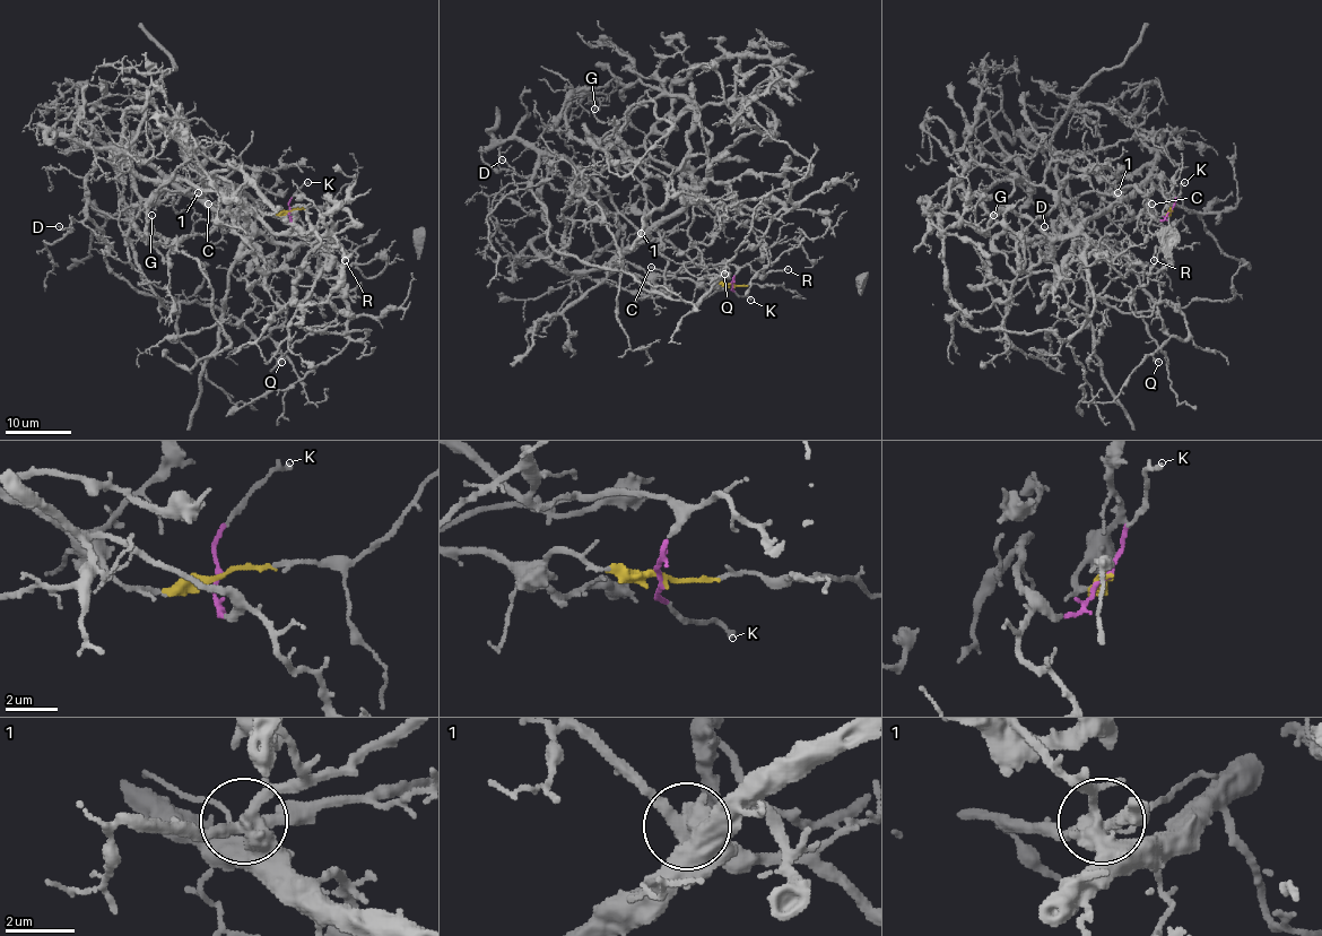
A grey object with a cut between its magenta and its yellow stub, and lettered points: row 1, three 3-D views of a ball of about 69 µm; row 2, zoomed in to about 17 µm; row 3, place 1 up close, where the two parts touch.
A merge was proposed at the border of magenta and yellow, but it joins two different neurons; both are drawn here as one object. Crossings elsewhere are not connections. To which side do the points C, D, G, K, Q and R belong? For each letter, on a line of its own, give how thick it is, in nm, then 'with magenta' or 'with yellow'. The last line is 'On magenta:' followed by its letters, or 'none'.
C: calibre 280 nm; with magenta
D: calibre 150 nm; with magenta
G: calibre 120 nm; with yellow
K: calibre 190 nm; with magenta
Q: calibre 120 nm; with magenta
R: calibre 90 nm; with magenta
On magenta: C, D, K, Q, R

